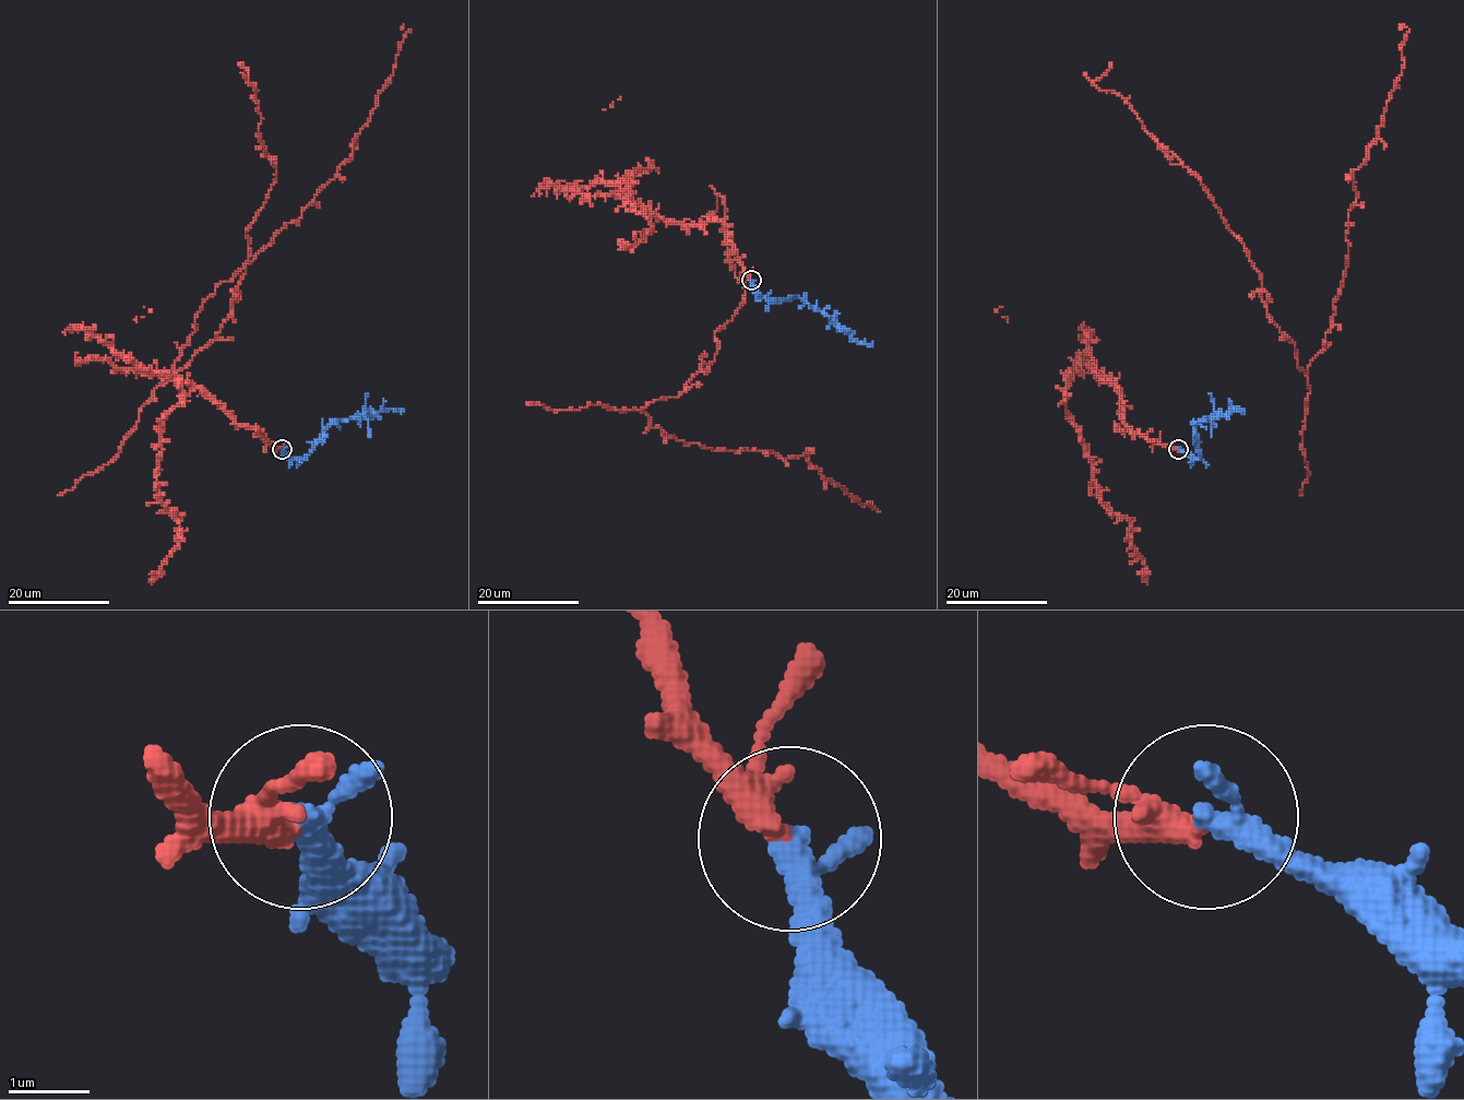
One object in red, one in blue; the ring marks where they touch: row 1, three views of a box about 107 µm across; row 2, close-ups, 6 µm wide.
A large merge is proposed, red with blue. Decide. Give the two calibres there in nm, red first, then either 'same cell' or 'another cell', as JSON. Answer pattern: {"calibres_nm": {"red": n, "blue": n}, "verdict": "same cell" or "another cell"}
{"calibres_nm": {"red": 260, "blue": 280}, "verdict": "same cell"}

